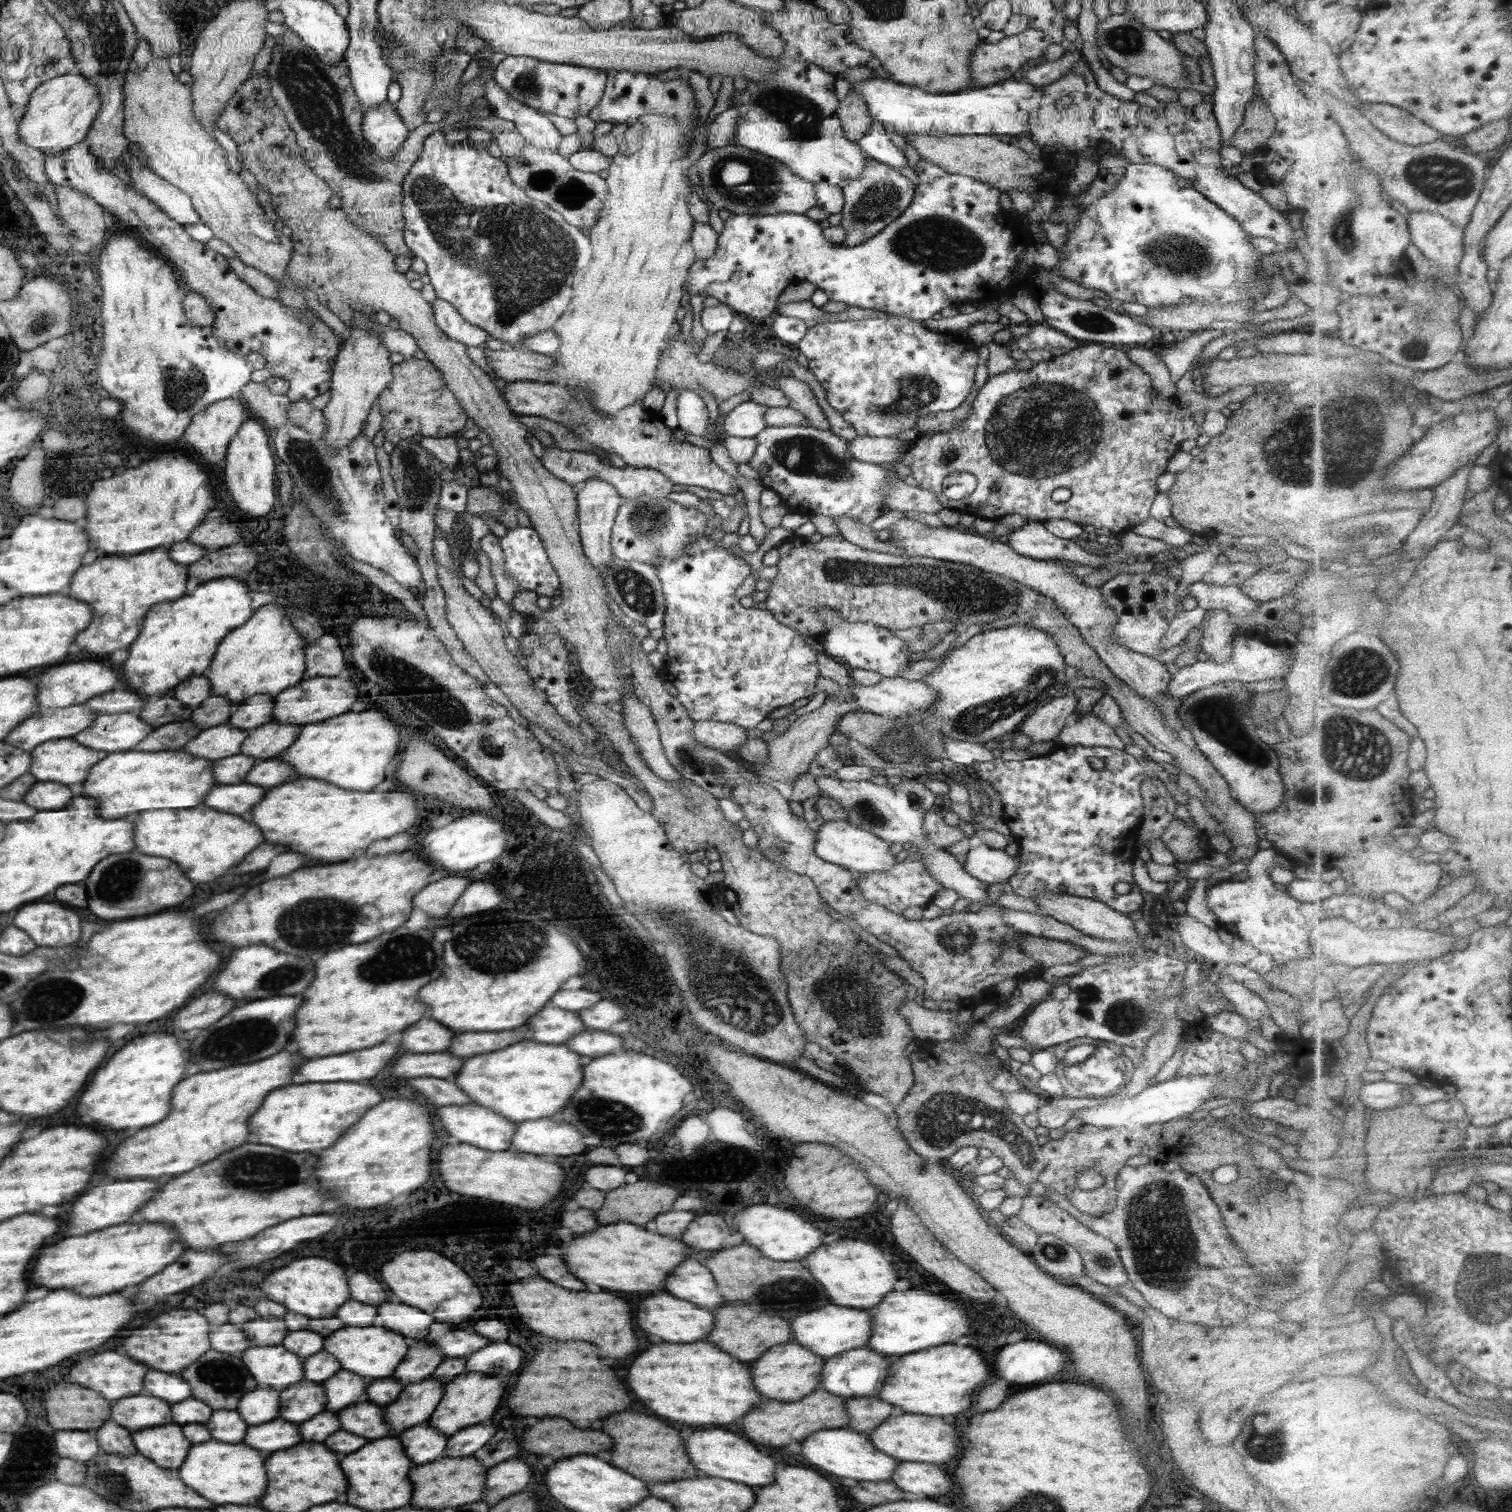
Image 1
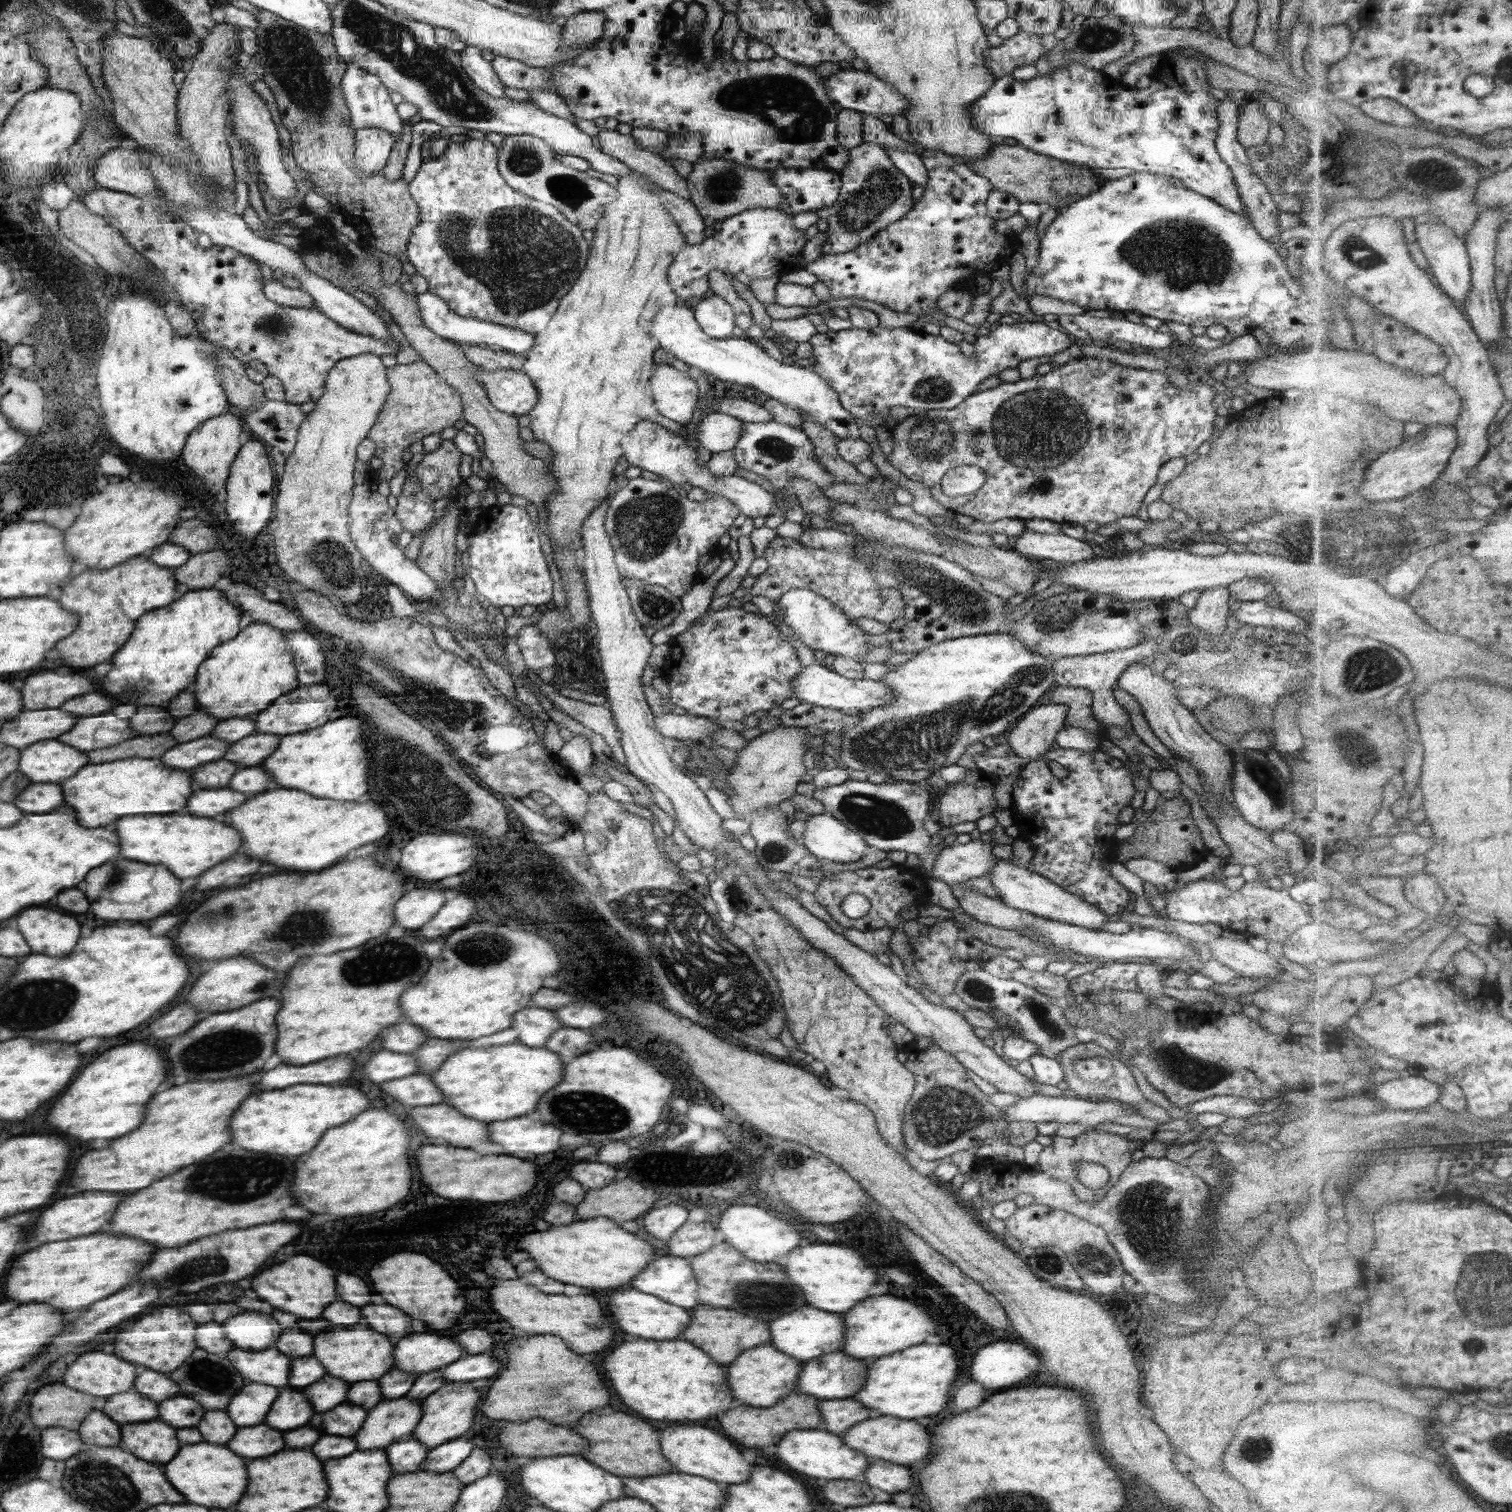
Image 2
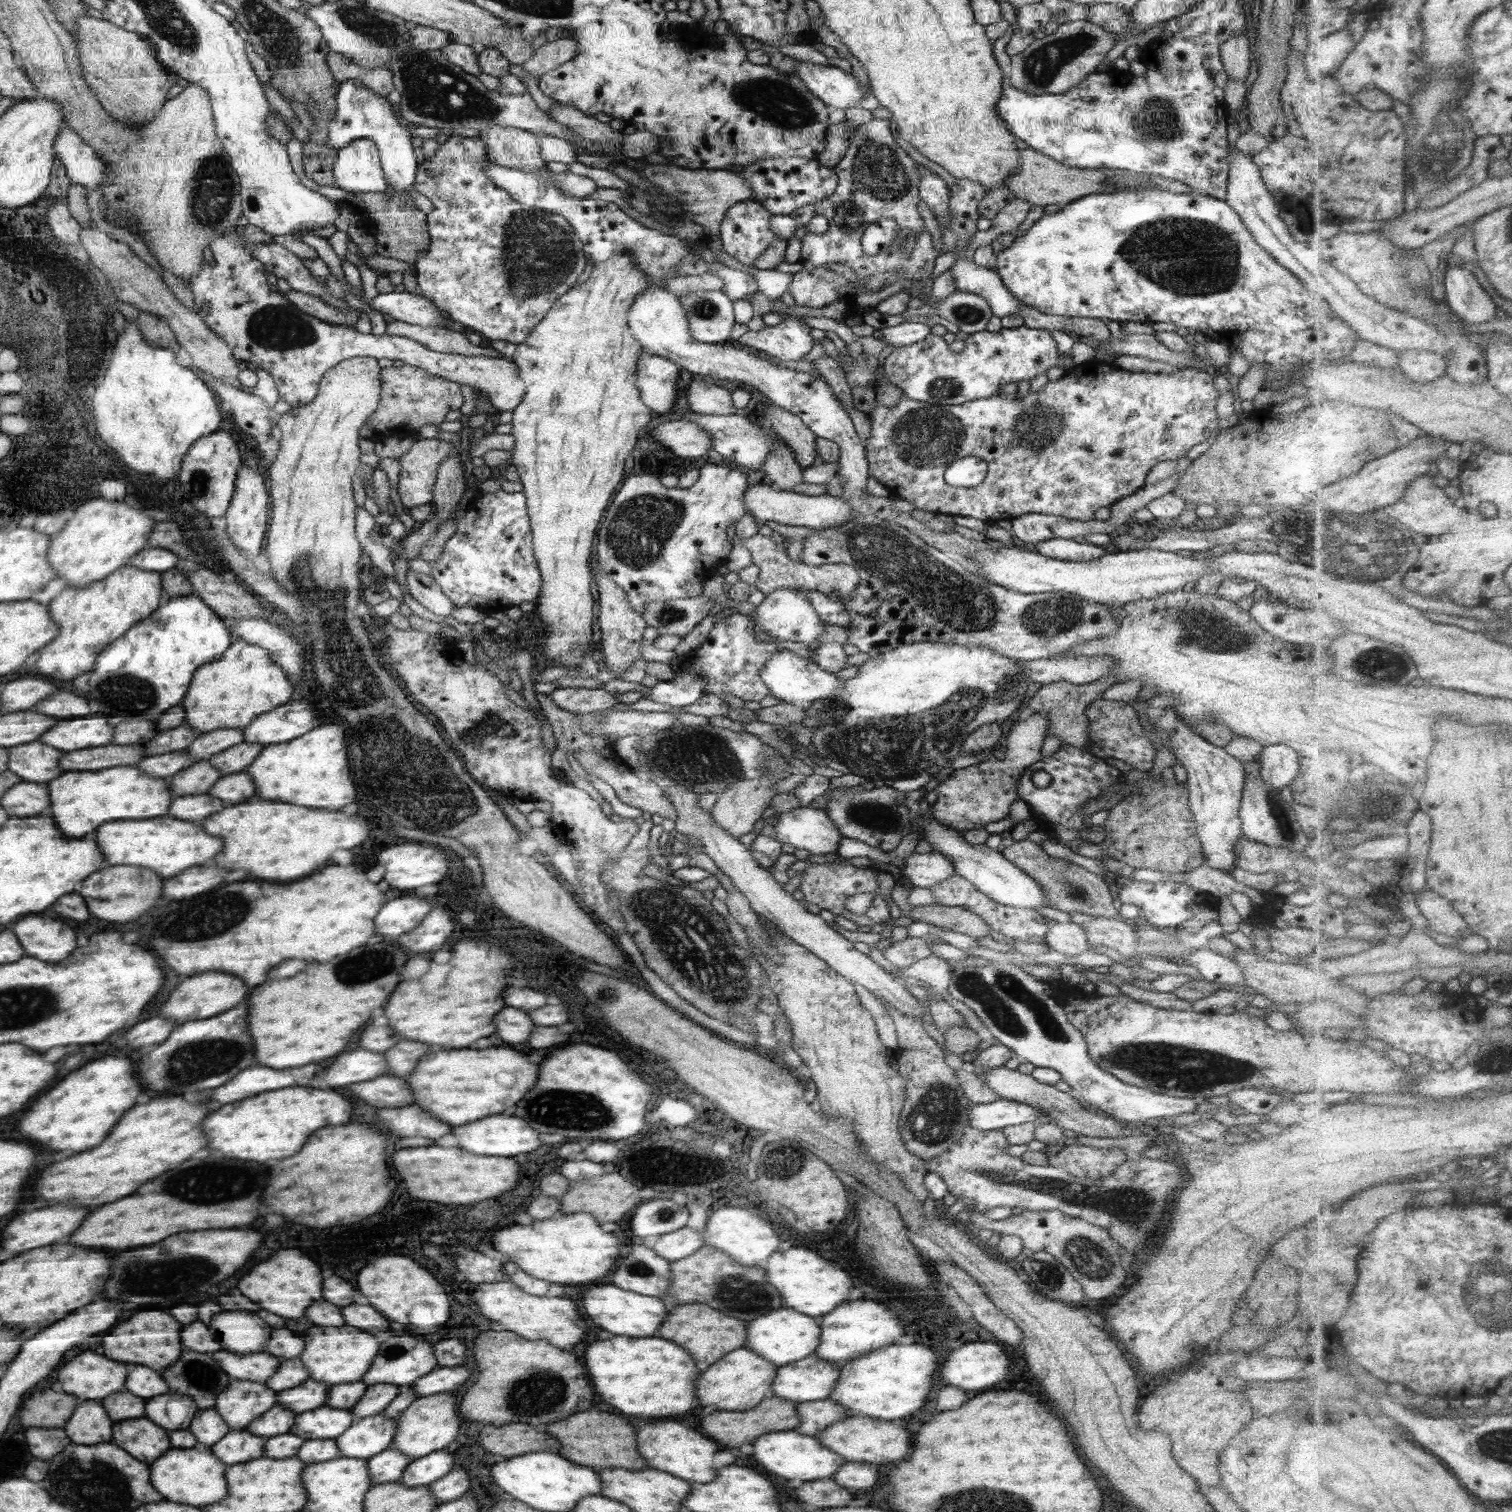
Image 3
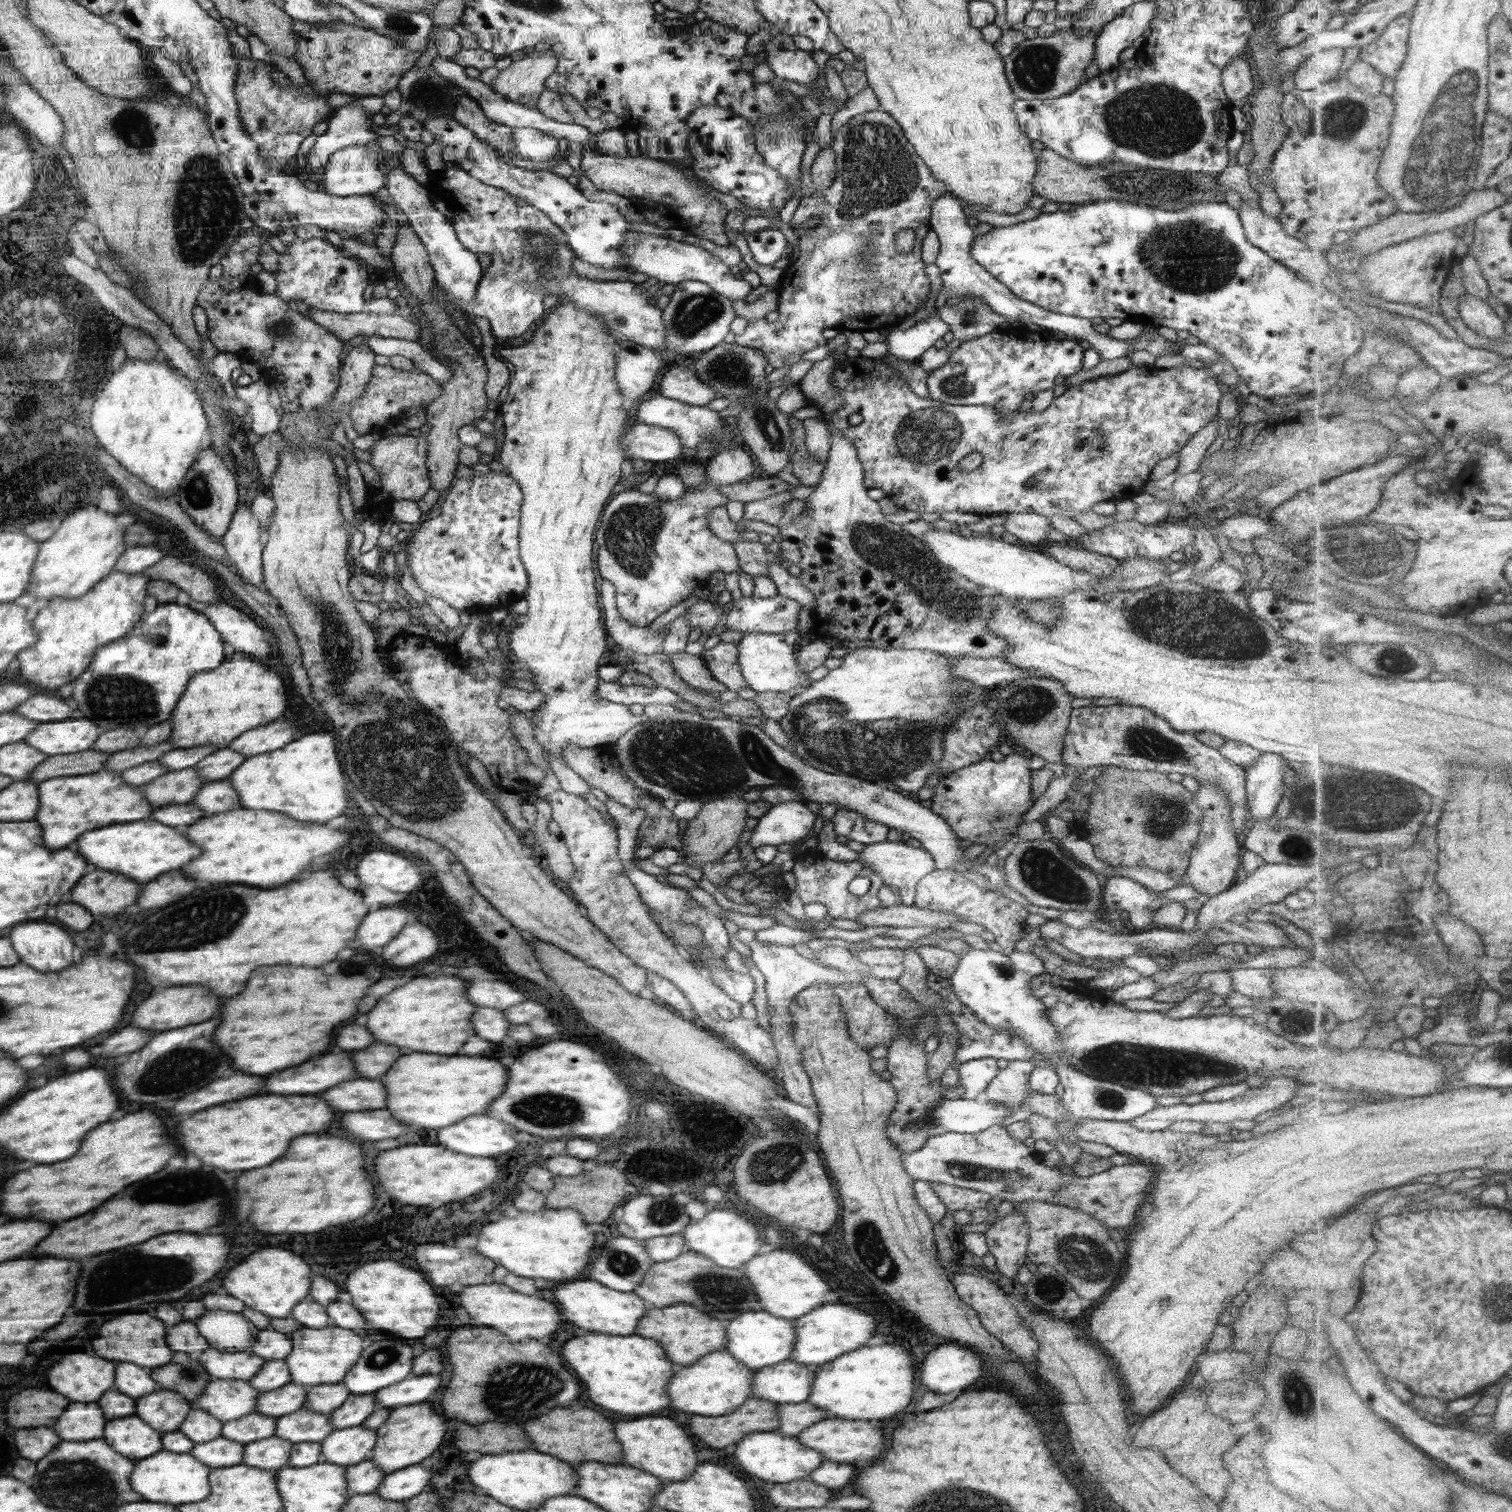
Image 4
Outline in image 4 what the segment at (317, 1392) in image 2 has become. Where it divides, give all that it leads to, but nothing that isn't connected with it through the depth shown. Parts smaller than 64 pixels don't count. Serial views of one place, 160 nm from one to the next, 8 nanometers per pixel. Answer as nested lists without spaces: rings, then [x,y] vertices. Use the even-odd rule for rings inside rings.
[[[291,1382],[282,1388],[260,1393],[257,1398],[257,1412],[278,1418],[304,1408],[306,1402],[306,1387]]]

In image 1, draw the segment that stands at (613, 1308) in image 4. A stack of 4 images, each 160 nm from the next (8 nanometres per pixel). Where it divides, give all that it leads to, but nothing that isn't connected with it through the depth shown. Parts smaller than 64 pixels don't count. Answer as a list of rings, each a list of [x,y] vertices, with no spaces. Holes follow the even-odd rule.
[[[658,1294],[658,1296],[648,1296],[636,1306],[636,1322],[638,1326],[648,1332],[656,1334],[664,1342],[674,1342],[674,1344],[686,1344],[686,1342],[696,1342],[704,1340],[712,1328],[714,1328],[714,1314],[711,1310],[704,1310],[701,1306],[696,1306],[692,1302],[674,1298],[672,1294]]]

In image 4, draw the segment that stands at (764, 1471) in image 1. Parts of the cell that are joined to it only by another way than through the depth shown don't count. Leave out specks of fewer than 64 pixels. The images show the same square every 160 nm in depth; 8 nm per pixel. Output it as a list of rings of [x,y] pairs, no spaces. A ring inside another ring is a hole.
[[[644,1416],[628,1422],[616,1422],[616,1438],[624,1448],[624,1465],[645,1470],[657,1476],[663,1483],[678,1482],[693,1476],[701,1463],[696,1452],[701,1450],[696,1438],[688,1436],[684,1426],[664,1416]]]

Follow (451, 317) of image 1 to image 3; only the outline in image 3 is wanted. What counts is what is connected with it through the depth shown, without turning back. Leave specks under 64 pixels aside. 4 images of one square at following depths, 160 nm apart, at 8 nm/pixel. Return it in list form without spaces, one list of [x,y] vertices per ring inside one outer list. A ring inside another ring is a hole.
[[[407,291],[380,293],[372,299],[372,306],[380,313],[392,316],[394,321],[424,328],[459,328],[442,317],[441,310],[418,292],[416,294]]]

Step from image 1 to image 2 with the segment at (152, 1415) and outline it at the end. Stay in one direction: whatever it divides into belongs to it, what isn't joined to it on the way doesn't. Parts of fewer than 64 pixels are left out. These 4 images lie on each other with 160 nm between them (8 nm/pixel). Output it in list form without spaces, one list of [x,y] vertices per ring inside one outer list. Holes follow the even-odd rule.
[[[130,1392],[118,1394],[118,1398],[108,1398],[102,1412],[110,1414],[110,1418],[118,1424],[148,1422],[158,1418],[158,1404],[140,1392]]]

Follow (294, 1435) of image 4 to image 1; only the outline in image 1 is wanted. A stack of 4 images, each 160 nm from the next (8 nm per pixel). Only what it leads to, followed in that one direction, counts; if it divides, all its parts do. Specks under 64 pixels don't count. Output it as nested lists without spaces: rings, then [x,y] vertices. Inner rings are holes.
[[[362,1400],[340,1410],[340,1426],[368,1440],[388,1437],[391,1426],[384,1422],[384,1414],[384,1408],[368,1400]]]

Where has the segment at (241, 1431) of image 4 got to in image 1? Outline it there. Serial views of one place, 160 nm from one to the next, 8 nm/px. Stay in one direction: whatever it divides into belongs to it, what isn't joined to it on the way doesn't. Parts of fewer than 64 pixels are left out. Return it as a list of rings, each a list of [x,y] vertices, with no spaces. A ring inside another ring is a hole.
[[[298,1382],[298,1386],[290,1386],[290,1390],[284,1390],[280,1396],[280,1418],[288,1422],[306,1422],[312,1416],[320,1414],[327,1405],[327,1396],[323,1383],[317,1382]]]

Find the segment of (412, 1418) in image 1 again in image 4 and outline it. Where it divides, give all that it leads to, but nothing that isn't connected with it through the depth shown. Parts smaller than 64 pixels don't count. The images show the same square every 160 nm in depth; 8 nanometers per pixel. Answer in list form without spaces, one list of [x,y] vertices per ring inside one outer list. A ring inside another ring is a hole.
[[[364,1425],[334,1429],[320,1444],[322,1462],[350,1466],[370,1461],[373,1457],[377,1432]]]

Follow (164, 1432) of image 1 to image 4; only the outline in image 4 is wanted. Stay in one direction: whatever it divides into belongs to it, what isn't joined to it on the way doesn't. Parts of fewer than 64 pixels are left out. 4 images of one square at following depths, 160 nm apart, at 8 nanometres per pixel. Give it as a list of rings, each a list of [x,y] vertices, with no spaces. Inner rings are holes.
[[[138,1416],[132,1418],[116,1418],[110,1420],[110,1430],[106,1430],[106,1442],[114,1446],[114,1450],[122,1450],[126,1458],[148,1458],[163,1450],[163,1440],[155,1427],[148,1426]]]

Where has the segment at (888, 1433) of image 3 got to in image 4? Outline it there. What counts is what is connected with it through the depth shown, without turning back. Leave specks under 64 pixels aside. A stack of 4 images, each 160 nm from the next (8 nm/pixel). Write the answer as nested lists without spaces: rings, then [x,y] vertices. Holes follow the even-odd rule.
[[[825,1418],[812,1426],[809,1426],[798,1436],[803,1445],[818,1450],[826,1460],[832,1462],[844,1462],[844,1464],[856,1464],[860,1460],[874,1460],[880,1458],[886,1450],[886,1436],[880,1428],[872,1426],[870,1422],[862,1420],[846,1420],[843,1418]]]

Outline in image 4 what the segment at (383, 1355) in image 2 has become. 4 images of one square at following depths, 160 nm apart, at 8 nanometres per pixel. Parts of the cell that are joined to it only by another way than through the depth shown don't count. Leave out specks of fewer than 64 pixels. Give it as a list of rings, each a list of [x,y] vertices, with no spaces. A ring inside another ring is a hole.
[[[338,1326],[302,1328],[302,1330],[296,1330],[292,1338],[294,1338],[294,1354],[286,1357],[285,1361],[292,1375],[291,1382],[305,1387],[342,1383],[364,1350],[362,1347],[363,1334],[356,1334],[352,1330],[344,1330]]]

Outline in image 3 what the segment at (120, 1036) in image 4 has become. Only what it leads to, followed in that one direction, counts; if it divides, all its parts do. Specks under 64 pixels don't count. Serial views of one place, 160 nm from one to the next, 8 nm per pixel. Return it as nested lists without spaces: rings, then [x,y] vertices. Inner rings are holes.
[[[154,1016],[148,1018],[140,1024],[136,1024],[132,1030],[126,1032],[126,1042],[130,1048],[138,1048],[138,1046],[148,1046],[148,1044],[160,1044],[169,1036],[178,1022],[170,1020],[170,1018],[162,1018],[162,1016]]]

